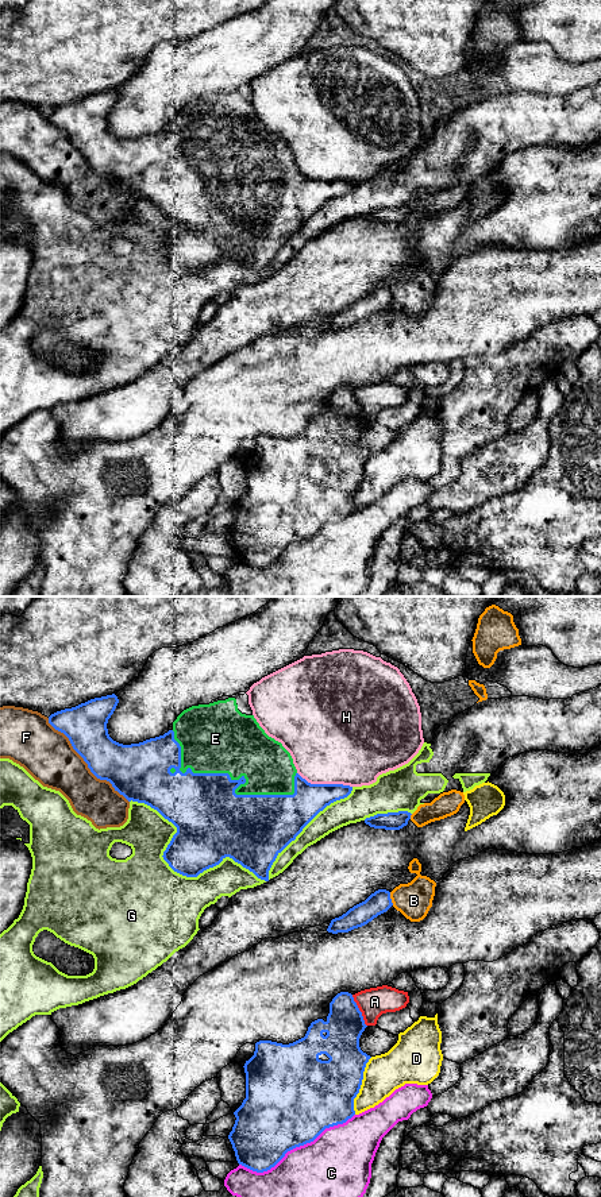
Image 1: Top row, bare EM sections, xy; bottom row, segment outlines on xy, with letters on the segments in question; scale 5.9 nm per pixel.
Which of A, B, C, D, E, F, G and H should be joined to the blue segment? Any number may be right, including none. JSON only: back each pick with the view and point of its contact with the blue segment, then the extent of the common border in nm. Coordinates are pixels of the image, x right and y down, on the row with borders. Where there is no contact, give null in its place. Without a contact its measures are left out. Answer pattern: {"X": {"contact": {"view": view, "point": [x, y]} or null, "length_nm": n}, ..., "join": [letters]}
{"E": {"contact": {"view": "xy", "point": [228, 776]}, "length_nm": 800}, "join": ["E"]}

